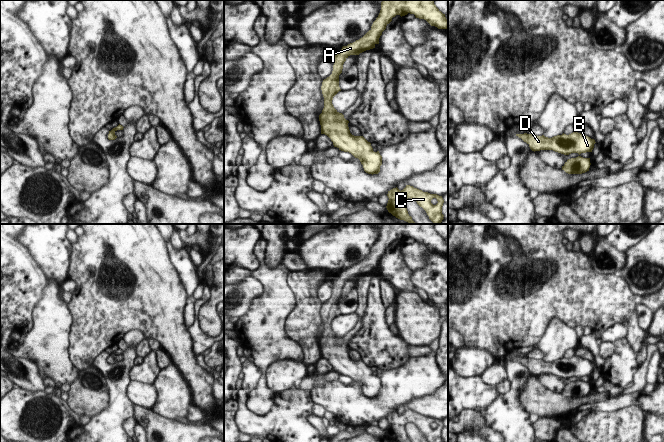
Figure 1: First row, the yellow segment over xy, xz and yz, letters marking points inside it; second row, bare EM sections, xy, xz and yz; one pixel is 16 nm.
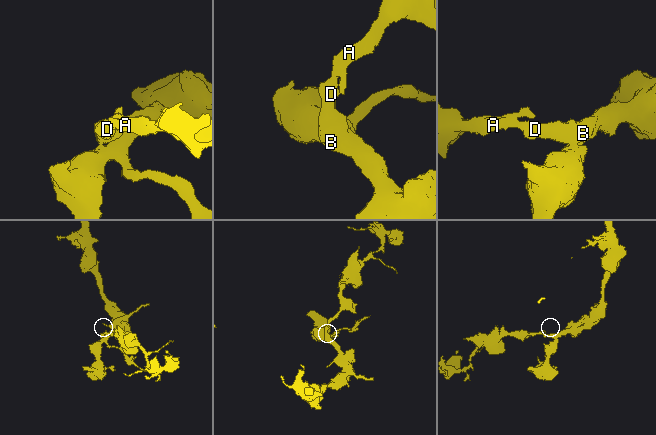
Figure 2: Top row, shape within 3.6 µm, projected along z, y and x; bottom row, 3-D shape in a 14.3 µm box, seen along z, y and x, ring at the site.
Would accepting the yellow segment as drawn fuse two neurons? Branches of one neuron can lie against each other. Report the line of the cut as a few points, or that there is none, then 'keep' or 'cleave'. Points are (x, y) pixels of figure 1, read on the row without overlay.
no cut | keep

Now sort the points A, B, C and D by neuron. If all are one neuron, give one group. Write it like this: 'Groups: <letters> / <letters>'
Groups: A B C D.

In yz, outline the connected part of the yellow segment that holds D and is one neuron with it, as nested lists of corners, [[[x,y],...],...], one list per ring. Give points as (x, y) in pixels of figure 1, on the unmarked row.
[[[574,355],[569,359],[563,357],[552,362],[527,357],[516,358],[516,360],[526,366],[534,376],[553,374],[564,379],[578,377],[578,381],[568,383],[562,390],[562,394],[568,398],[582,398],[589,395],[591,389],[590,382],[583,382],[580,378],[592,376],[596,366],[586,359]]]

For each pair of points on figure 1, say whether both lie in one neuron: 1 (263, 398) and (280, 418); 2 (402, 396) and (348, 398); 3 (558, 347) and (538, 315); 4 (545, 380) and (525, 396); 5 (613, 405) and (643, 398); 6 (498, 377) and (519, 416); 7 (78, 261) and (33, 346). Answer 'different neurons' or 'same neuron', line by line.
1: different neurons
2: same neuron
3: different neurons
4: different neurons
5: same neuron
6: different neurons
7: different neurons

